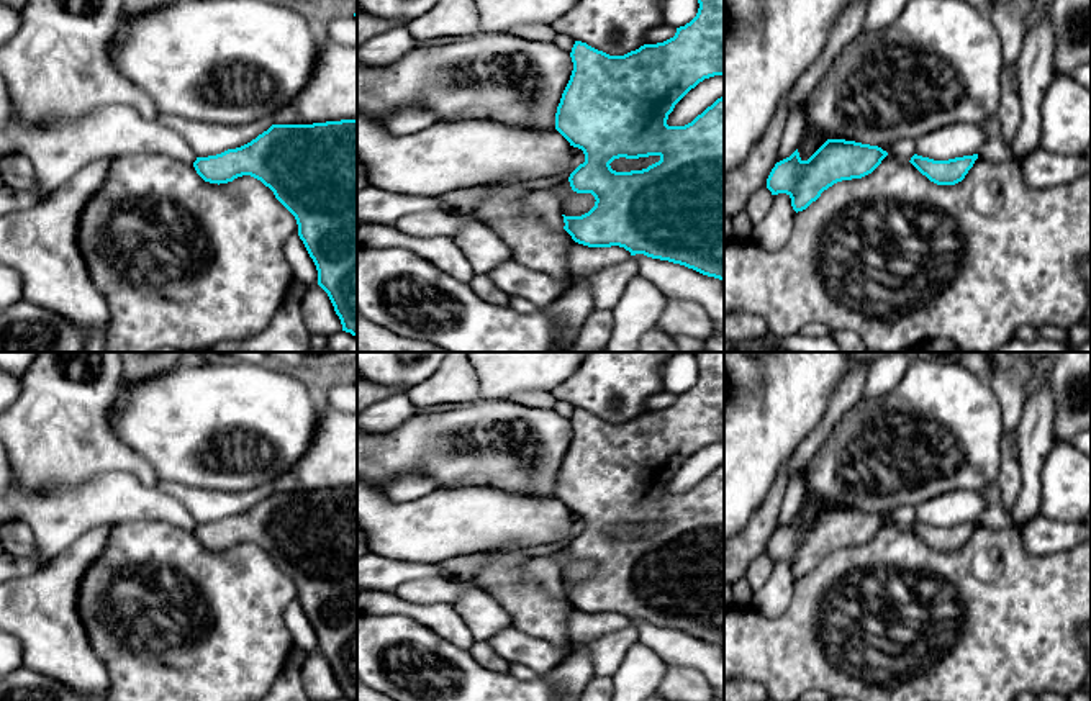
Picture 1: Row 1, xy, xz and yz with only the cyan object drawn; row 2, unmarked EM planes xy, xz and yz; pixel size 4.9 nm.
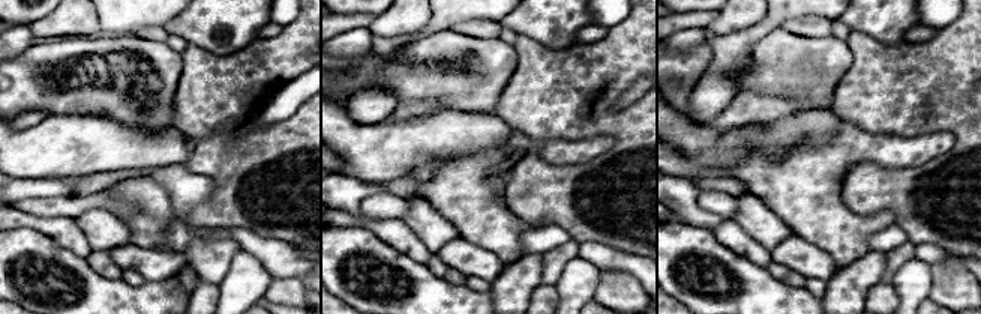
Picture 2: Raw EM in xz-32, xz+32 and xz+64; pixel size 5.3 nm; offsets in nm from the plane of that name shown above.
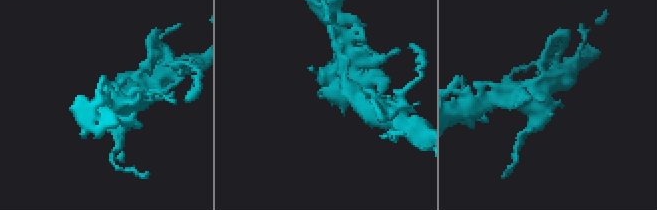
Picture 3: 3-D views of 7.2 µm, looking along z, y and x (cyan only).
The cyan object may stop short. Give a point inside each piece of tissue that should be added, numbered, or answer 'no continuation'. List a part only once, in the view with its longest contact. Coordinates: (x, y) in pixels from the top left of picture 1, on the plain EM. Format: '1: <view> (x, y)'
no continuation

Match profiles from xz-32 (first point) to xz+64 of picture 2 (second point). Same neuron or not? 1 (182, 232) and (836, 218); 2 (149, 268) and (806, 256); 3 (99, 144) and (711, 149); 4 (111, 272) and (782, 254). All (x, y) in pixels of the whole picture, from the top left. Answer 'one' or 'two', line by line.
1: two
2: one
3: one
4: two

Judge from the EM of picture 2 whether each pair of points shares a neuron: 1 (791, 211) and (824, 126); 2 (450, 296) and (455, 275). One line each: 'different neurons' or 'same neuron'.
1: different neurons
2: different neurons

